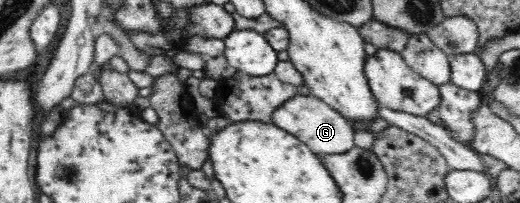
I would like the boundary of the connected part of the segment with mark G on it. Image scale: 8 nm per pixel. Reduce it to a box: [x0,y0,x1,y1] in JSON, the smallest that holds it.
[271,94,355,154]

